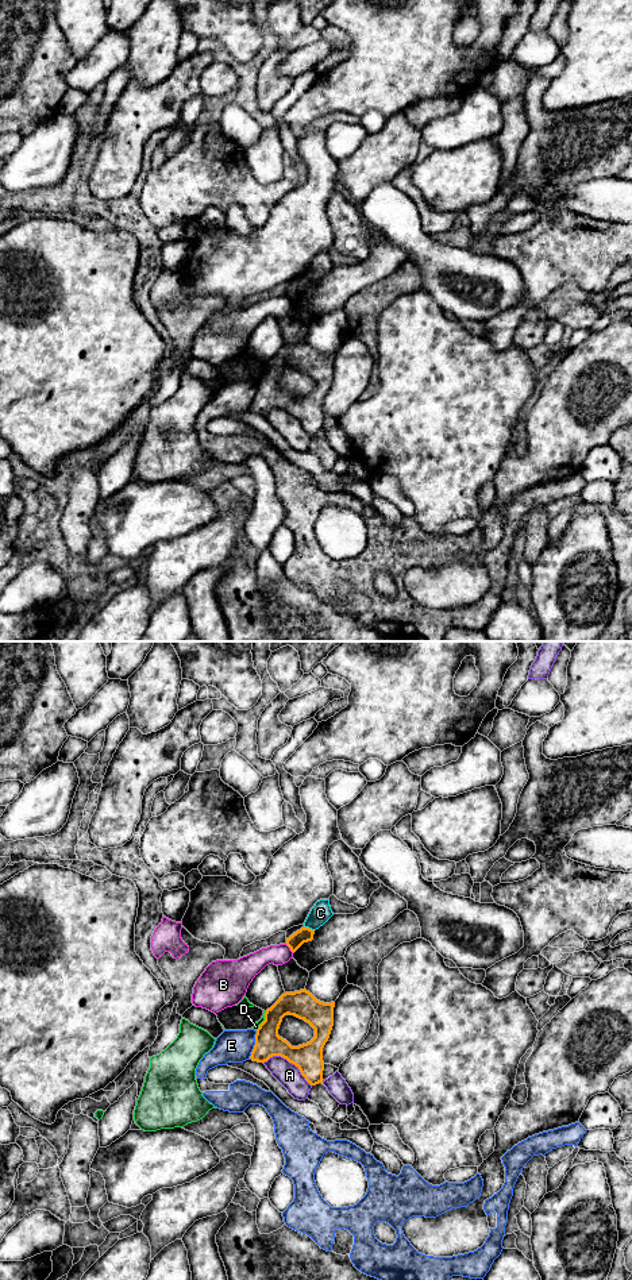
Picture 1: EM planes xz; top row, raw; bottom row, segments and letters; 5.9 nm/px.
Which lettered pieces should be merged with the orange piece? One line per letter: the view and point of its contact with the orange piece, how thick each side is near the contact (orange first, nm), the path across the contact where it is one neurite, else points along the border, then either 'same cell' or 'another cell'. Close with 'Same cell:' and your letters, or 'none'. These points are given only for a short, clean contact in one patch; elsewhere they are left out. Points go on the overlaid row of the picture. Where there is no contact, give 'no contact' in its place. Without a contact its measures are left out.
A: xz (289, 1061) | 170/140 nm | along xz (264, 1061), (273, 1056), (285, 1057), (311, 1086) | another cell
B: xz (289, 947) | 90/130 nm | along xz (285, 944), (293, 952) | another cell
C: xz (308, 928) | 90/120 nm | along xz (304, 925), (313, 930) | another cell
D: xz (264, 1021) | 160/40 nm | another cell
E: xz (254, 1045) | 160/190 nm | another cell
Same cell: none

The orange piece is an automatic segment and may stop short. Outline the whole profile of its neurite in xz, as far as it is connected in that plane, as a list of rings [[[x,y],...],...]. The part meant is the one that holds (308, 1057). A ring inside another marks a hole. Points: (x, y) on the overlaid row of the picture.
[[[305,988],[282,994],[266,1010],[250,1059],[265,1063],[273,1056],[281,1056],[294,1064],[311,1086],[323,1083],[323,1048],[334,1026],[334,1007],[335,1002],[320,1002]],[[288,1014],[304,1019],[315,1029],[315,1037],[309,1042],[292,1046],[278,1036],[282,1018]]]

